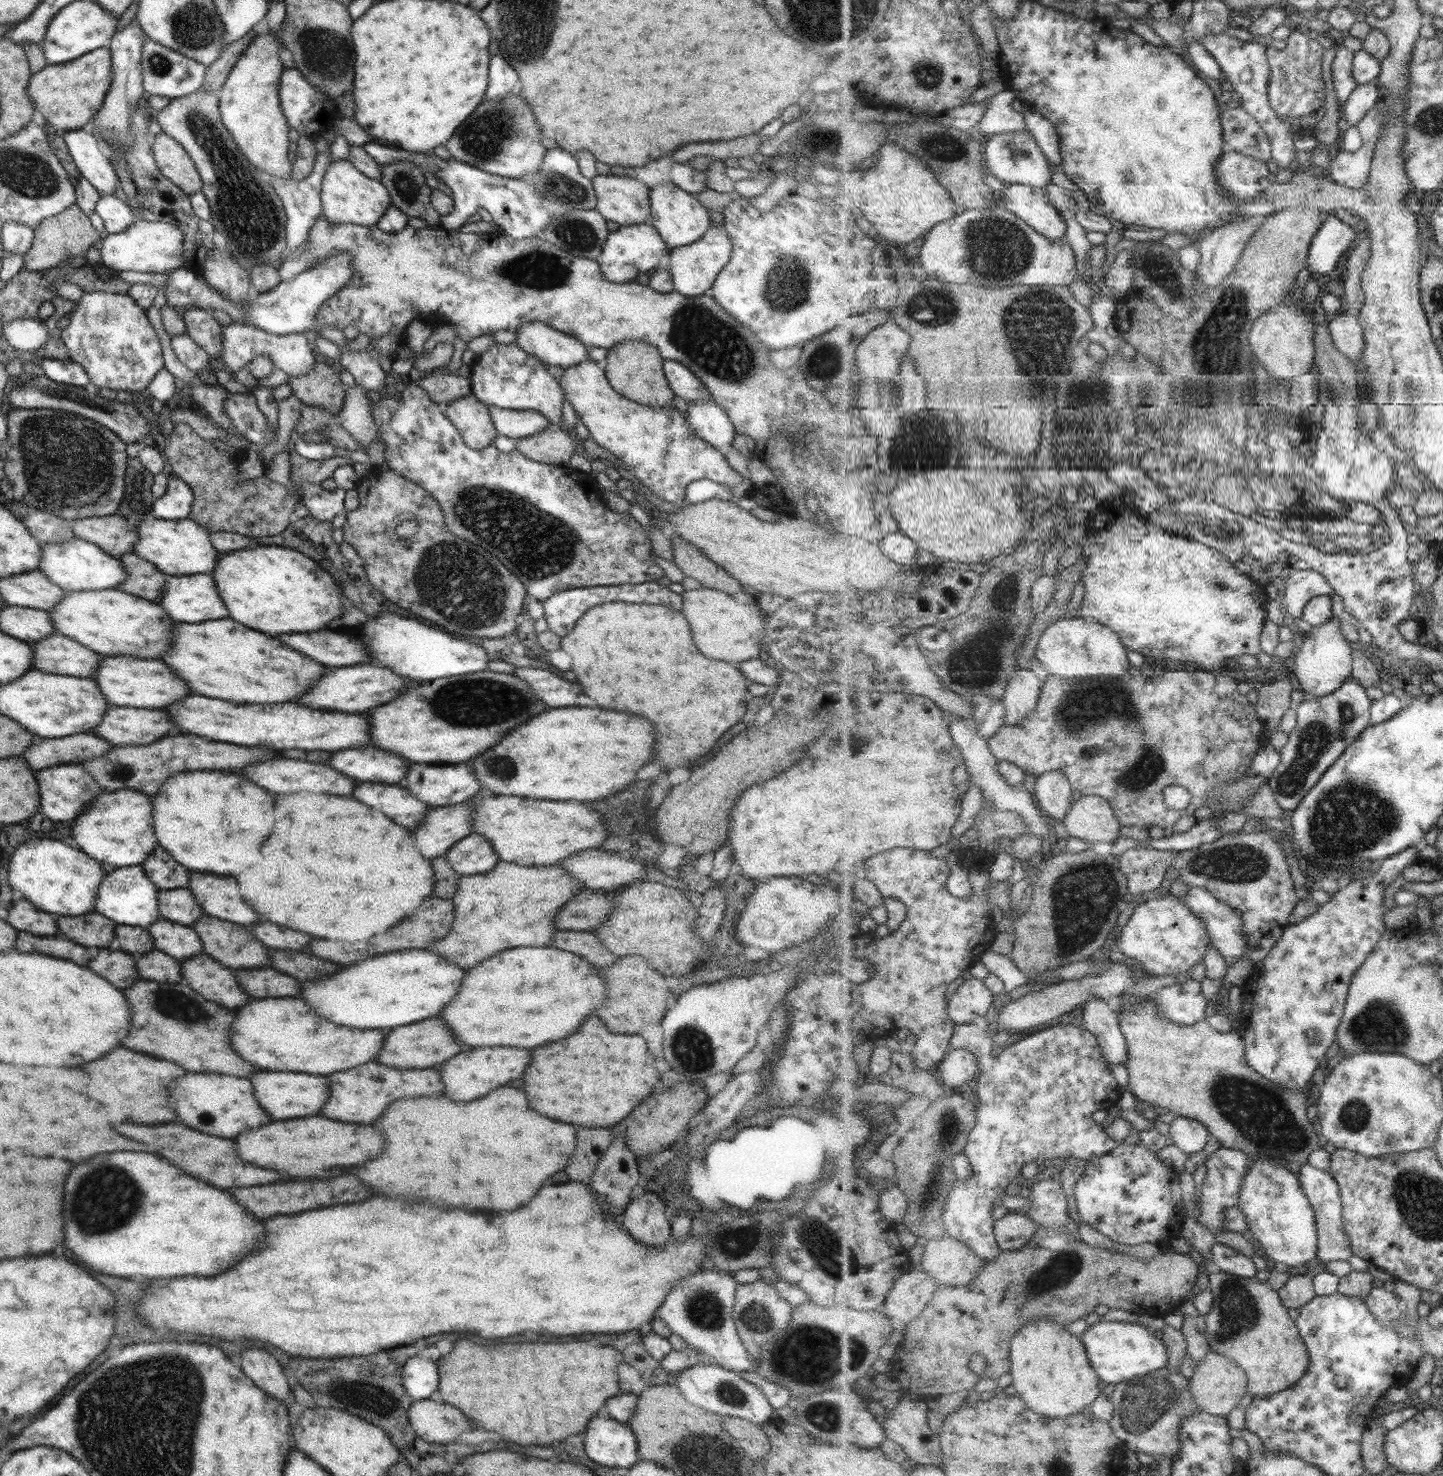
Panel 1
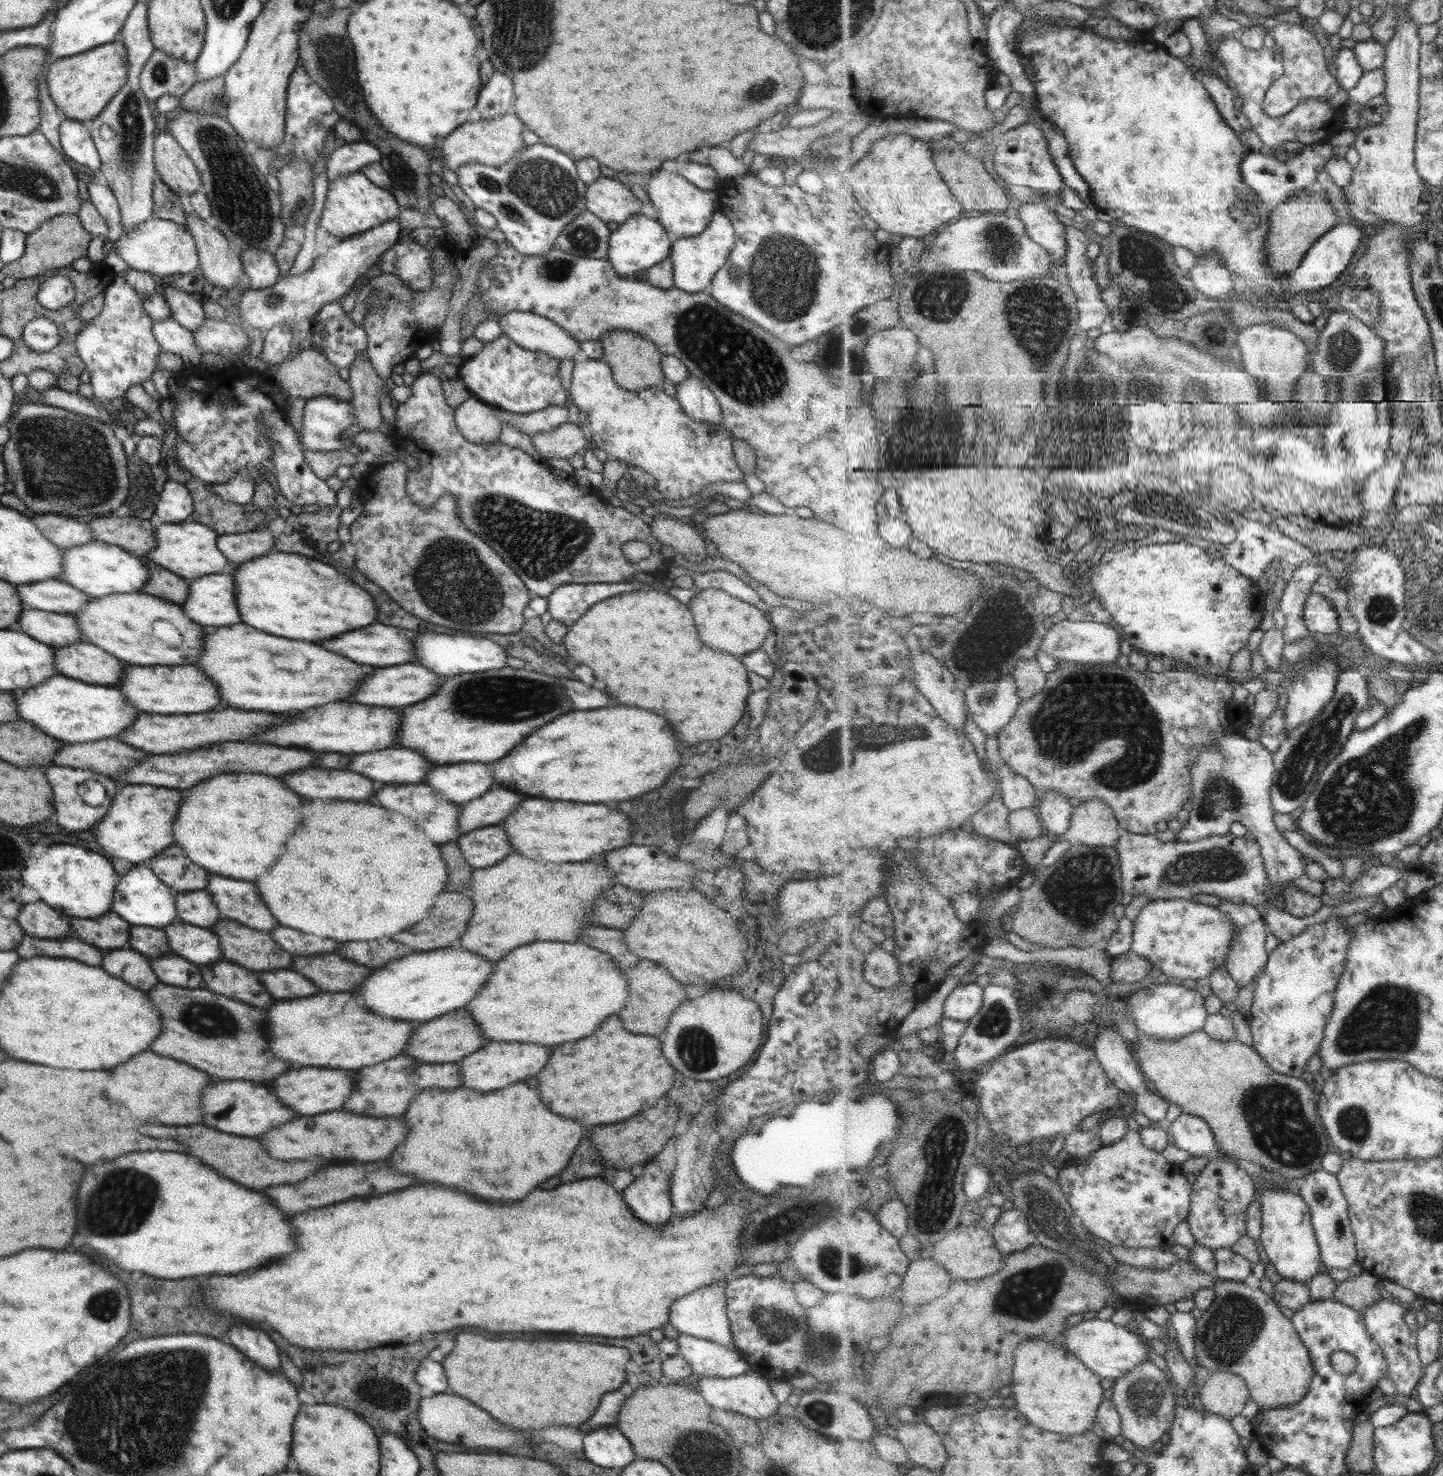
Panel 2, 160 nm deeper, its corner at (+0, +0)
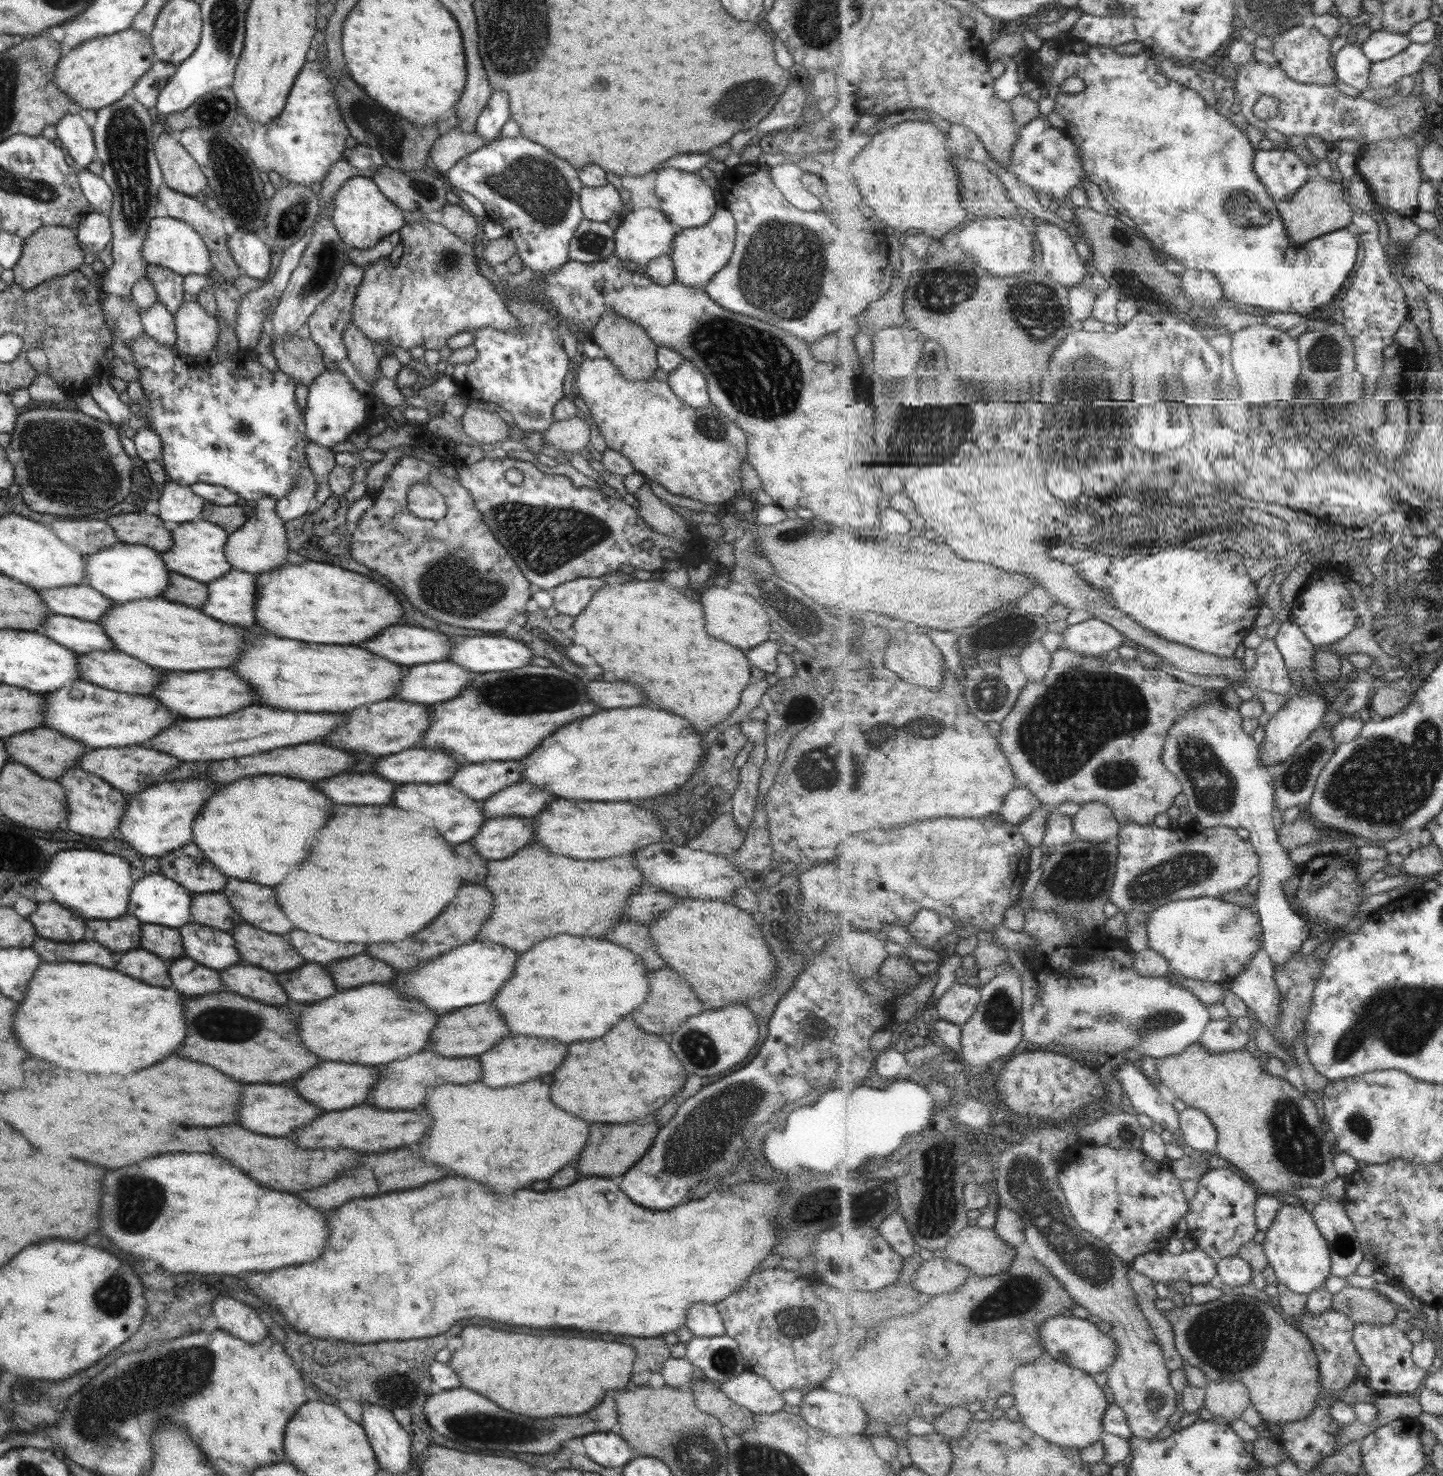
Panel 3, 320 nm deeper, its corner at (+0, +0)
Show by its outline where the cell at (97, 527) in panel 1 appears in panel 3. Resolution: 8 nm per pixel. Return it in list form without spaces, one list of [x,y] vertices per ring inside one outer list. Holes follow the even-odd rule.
[[[139,511],[113,515],[106,522],[119,543],[147,546],[159,554],[164,554],[173,545],[171,534],[163,528],[163,522],[157,515]]]

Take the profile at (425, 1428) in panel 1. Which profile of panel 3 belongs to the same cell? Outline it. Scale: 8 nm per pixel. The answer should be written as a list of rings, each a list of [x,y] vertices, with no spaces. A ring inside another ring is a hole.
[[[455,1387],[451,1390],[442,1390],[433,1394],[423,1408],[429,1426],[443,1434],[445,1438],[469,1446],[471,1452],[475,1454],[487,1454],[495,1456],[499,1450],[509,1450],[509,1452],[527,1452],[527,1454],[547,1454],[555,1452],[561,1448],[561,1444],[569,1438],[575,1436],[585,1436],[591,1433],[609,1432],[611,1426],[617,1424],[615,1416],[615,1404],[611,1398],[605,1398],[601,1404],[595,1408],[587,1410],[585,1414],[571,1416],[571,1418],[527,1418],[519,1414],[511,1414],[507,1410],[501,1410],[497,1404],[491,1400],[467,1390],[465,1387]]]

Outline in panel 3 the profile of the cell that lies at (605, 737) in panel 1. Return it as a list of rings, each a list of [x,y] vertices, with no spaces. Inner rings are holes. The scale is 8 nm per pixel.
[[[647,706],[603,710],[583,720],[575,720],[543,740],[543,744],[525,758],[525,780],[545,792],[567,800],[595,800],[619,802],[655,798],[659,794],[681,788],[703,760],[703,740],[689,728],[689,722],[665,710],[651,710]]]

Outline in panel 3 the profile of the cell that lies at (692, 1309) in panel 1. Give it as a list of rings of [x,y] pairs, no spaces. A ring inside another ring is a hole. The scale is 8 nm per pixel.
[[[695,1303],[687,1309],[686,1326],[695,1337],[725,1335],[723,1321],[713,1305]]]

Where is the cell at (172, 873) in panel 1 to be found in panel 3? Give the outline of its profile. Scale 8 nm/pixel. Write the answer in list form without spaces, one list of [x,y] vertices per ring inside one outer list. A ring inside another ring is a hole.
[[[193,842],[157,858],[161,874],[178,882],[191,894],[221,892],[225,875],[197,848]]]

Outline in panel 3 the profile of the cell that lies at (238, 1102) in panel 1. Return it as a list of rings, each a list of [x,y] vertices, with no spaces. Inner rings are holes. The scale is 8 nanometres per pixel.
[[[247,1084],[247,1086],[243,1086],[241,1096],[243,1096],[241,1106],[237,1110],[239,1124],[249,1132],[257,1132],[257,1134],[265,1134],[265,1136],[287,1136],[289,1132],[299,1130],[301,1126],[309,1124],[313,1118],[317,1118],[321,1114],[321,1110],[317,1110],[315,1106],[311,1106],[303,1098],[299,1098],[299,1094],[293,1088],[285,1088],[285,1086]]]

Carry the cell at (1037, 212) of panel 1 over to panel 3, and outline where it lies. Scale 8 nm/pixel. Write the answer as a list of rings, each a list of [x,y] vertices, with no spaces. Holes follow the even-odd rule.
[[[1036,220],[1035,236],[1042,250],[1041,270],[1048,272],[1065,286],[1077,286],[1088,281],[1087,266],[1075,250],[1075,242],[1067,231],[1044,220]]]

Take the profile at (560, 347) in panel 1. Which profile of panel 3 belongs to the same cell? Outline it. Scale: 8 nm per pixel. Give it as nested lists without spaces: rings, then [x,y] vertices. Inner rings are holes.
[[[427,219],[404,224],[398,232],[402,254],[397,264],[392,266],[386,256],[363,266],[361,282],[357,285],[351,301],[352,324],[374,343],[379,356],[388,354],[386,349],[383,349],[383,344],[398,346],[408,351],[414,346],[437,351],[445,346],[450,336],[460,332],[489,327],[516,333],[517,321],[509,315],[509,310],[506,309],[504,302],[501,302],[491,281],[477,271],[471,241],[461,240],[441,223]]]

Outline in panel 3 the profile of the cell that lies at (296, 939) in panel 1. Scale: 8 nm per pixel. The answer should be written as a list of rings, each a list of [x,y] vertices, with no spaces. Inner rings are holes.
[[[292,930],[285,938],[291,943],[292,949],[304,958],[305,963],[323,966],[334,960],[341,960],[363,952],[363,944],[329,942],[329,940],[323,940],[315,934],[307,934],[301,930]]]

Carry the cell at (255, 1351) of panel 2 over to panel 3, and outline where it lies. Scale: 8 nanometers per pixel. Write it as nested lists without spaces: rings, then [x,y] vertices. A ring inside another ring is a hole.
[[[217,1296],[212,1302],[211,1312],[217,1329],[227,1331],[245,1342],[259,1342],[267,1334],[267,1323],[257,1318],[255,1310],[235,1302],[229,1296]]]

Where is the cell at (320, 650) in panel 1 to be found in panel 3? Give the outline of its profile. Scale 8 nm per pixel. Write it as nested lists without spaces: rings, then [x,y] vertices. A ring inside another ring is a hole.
[[[389,626],[363,648],[371,654],[387,658],[401,666],[447,661],[452,649],[451,636],[419,628],[419,626]]]

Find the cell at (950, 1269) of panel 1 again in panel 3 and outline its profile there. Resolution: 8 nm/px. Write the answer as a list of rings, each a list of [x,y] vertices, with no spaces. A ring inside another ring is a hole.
[[[967,1226],[945,1248],[946,1258],[963,1263],[973,1275],[992,1277],[1014,1264],[1015,1247],[994,1228]]]

